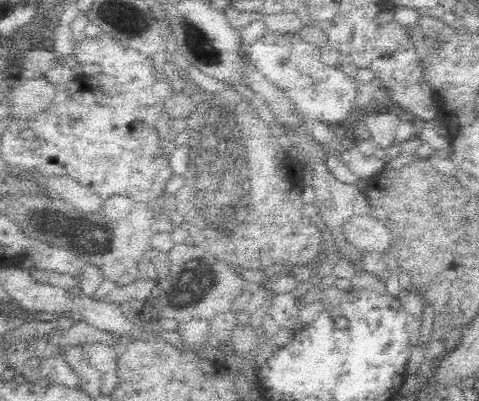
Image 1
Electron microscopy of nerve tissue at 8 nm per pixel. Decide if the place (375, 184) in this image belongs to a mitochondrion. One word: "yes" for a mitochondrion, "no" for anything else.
no

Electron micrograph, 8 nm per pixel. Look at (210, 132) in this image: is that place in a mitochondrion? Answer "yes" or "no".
yes

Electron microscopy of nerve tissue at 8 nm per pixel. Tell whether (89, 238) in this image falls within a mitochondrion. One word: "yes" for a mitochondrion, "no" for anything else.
yes

